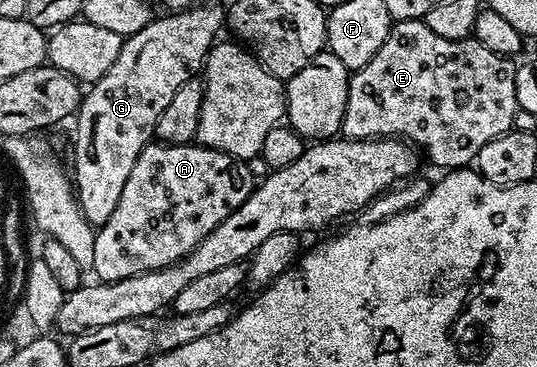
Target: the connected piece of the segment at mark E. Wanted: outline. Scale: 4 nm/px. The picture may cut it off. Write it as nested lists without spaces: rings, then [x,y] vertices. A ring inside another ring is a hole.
[[[423,19],[418,20],[397,20],[392,25],[390,34],[386,42],[382,42],[382,50],[366,62],[366,66],[355,69],[349,79],[349,94],[346,102],[345,116],[342,118],[340,132],[349,140],[374,139],[376,137],[397,137],[402,141],[411,142],[423,155],[428,155],[428,160],[432,164],[437,164],[440,170],[451,170],[471,165],[476,159],[478,150],[486,146],[486,142],[494,142],[502,134],[513,131],[516,114],[518,111],[518,94],[514,94],[514,78],[516,77],[516,64],[507,56],[494,54],[494,50],[486,50],[482,42],[475,38],[466,40],[451,40],[442,38],[426,26]]]

